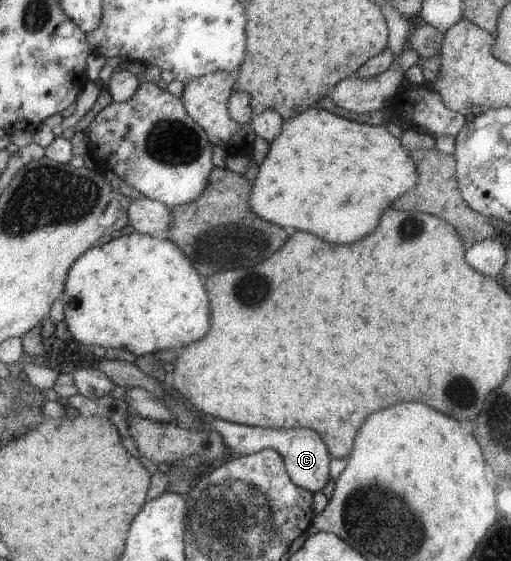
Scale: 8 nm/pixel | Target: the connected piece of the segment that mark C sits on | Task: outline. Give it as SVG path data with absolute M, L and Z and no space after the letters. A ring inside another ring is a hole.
M203 415L200 424L204 431L215 431L225 438L226 446L230 452L237 452L241 455L250 455L263 449L275 449L283 456L286 471L290 474L291 480L296 485L310 490L311 492L321 491L323 486L329 482L329 458L327 447L322 436L307 428L297 430L265 430L265 428L240 425L223 419L216 419L211 415Z

